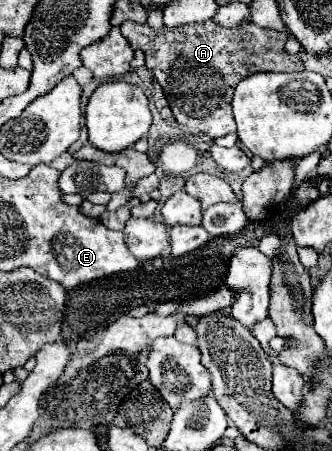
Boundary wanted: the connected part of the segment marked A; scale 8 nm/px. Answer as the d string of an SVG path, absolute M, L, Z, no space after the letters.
M208 20L160 34L150 26L136 22L124 22L120 28L132 48L144 50L146 68L160 82L176 122L204 132L210 138L236 132L236 122L232 118L230 106L232 92L236 84L248 74L300 72L304 68L296 56L284 52L288 34L260 28L252 22L244 22L244 26L236 28L224 28L214 20Z

